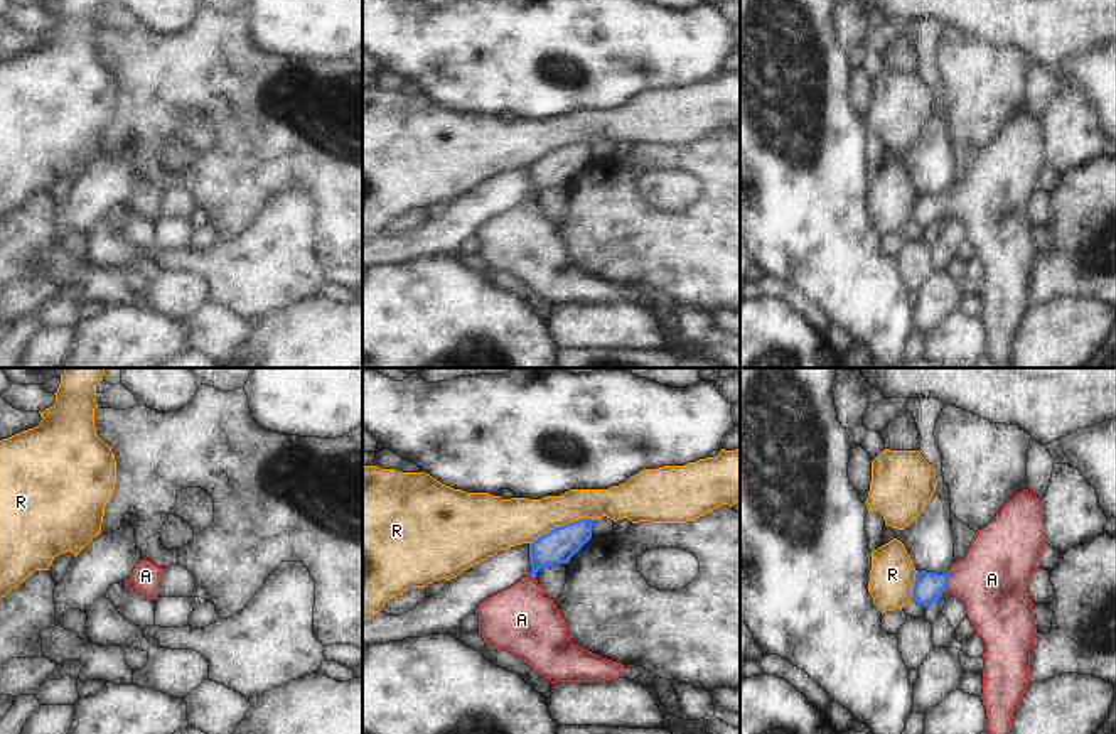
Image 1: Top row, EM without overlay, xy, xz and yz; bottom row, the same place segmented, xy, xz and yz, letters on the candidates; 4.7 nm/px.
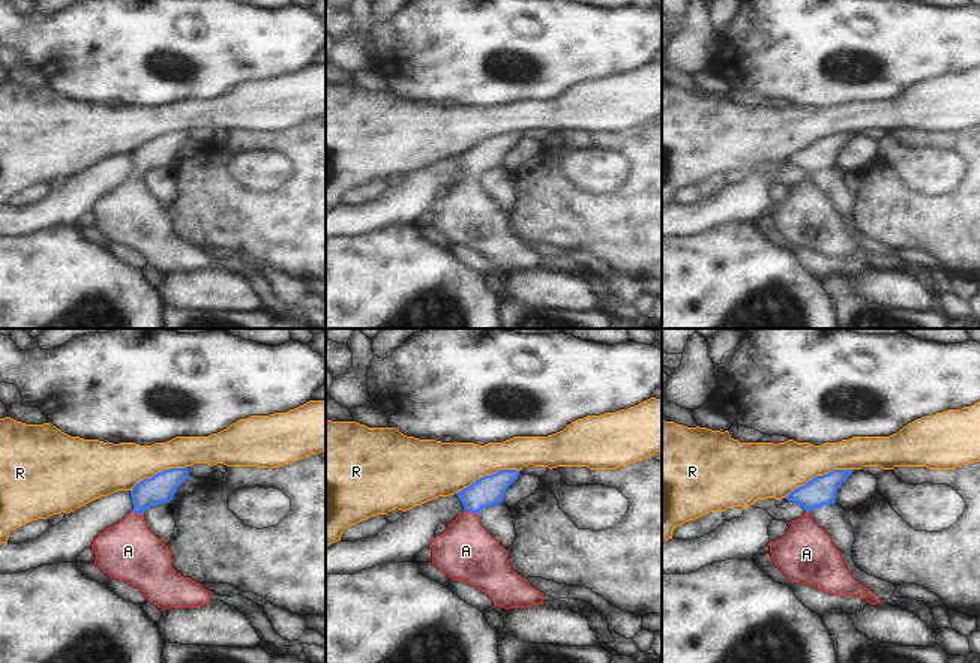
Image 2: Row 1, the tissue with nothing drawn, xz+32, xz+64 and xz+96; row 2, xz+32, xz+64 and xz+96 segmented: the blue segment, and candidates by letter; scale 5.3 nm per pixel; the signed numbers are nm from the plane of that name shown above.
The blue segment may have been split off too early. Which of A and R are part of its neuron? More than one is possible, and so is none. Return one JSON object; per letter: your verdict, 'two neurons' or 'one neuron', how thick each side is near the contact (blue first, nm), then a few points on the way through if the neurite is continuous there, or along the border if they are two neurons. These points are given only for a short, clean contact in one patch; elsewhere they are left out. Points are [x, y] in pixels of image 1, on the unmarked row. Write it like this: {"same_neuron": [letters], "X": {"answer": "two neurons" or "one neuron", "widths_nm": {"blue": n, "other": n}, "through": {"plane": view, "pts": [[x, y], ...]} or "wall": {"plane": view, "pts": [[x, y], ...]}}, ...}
{"same_neuron": ["A"], "A": {"answer": "one neuron", "widths_nm": {"blue": 140, "other": 340}, "through": {"plane": "yz", "pts": [[928, 210], [946, 203], [992, 201]]}}, "R": {"answer": "two neurons", "widths_nm": {"blue": 170, "other": 220}}}

